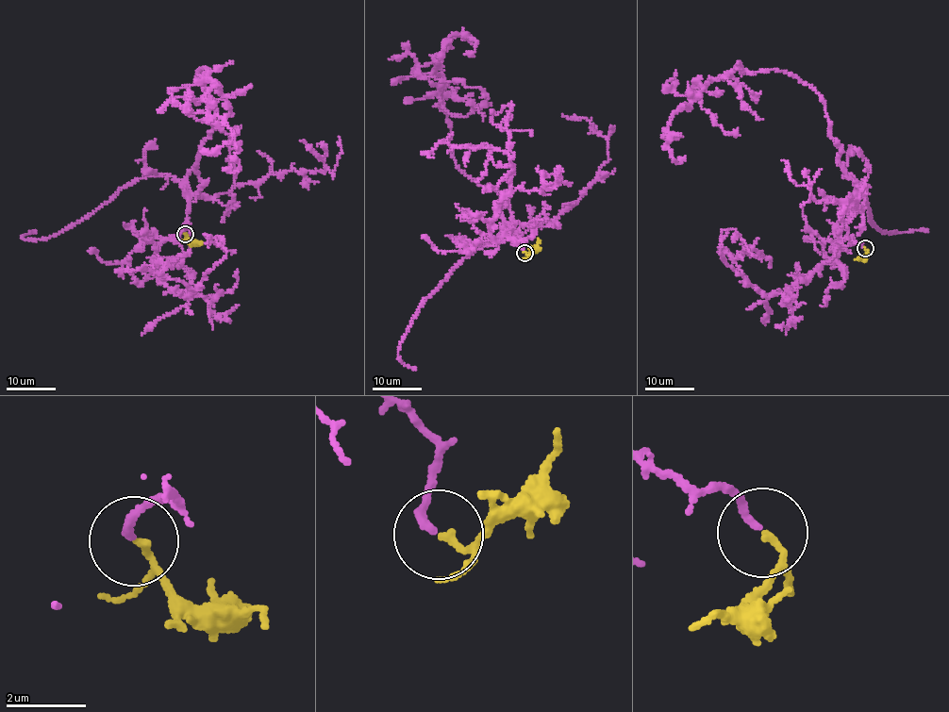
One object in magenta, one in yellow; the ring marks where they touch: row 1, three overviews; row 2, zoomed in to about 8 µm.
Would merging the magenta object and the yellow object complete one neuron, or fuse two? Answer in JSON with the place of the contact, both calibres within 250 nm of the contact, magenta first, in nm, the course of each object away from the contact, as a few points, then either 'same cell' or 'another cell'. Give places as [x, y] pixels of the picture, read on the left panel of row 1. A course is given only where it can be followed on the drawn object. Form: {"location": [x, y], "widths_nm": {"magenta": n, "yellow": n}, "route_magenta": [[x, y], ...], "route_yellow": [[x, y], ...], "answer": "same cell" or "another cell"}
{"location": [185, 234], "widths_nm": {"magenta": 190, "yellow": 160}, "route_magenta": [[184, 234], [185, 183], [214, 107], [200, 69], [215, 83], [206, 111], [188, 110], [229, 136]], "route_yellow": [[184, 234], [201, 245]], "answer": "same cell"}

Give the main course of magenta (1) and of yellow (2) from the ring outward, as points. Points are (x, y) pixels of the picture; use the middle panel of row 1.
1: (524, 253), (506, 223), (502, 232), (496, 190), (457, 168), (436, 66), (419, 68), (479, 96)
2: (524, 253), (526, 254), (532, 250), (539, 239)

